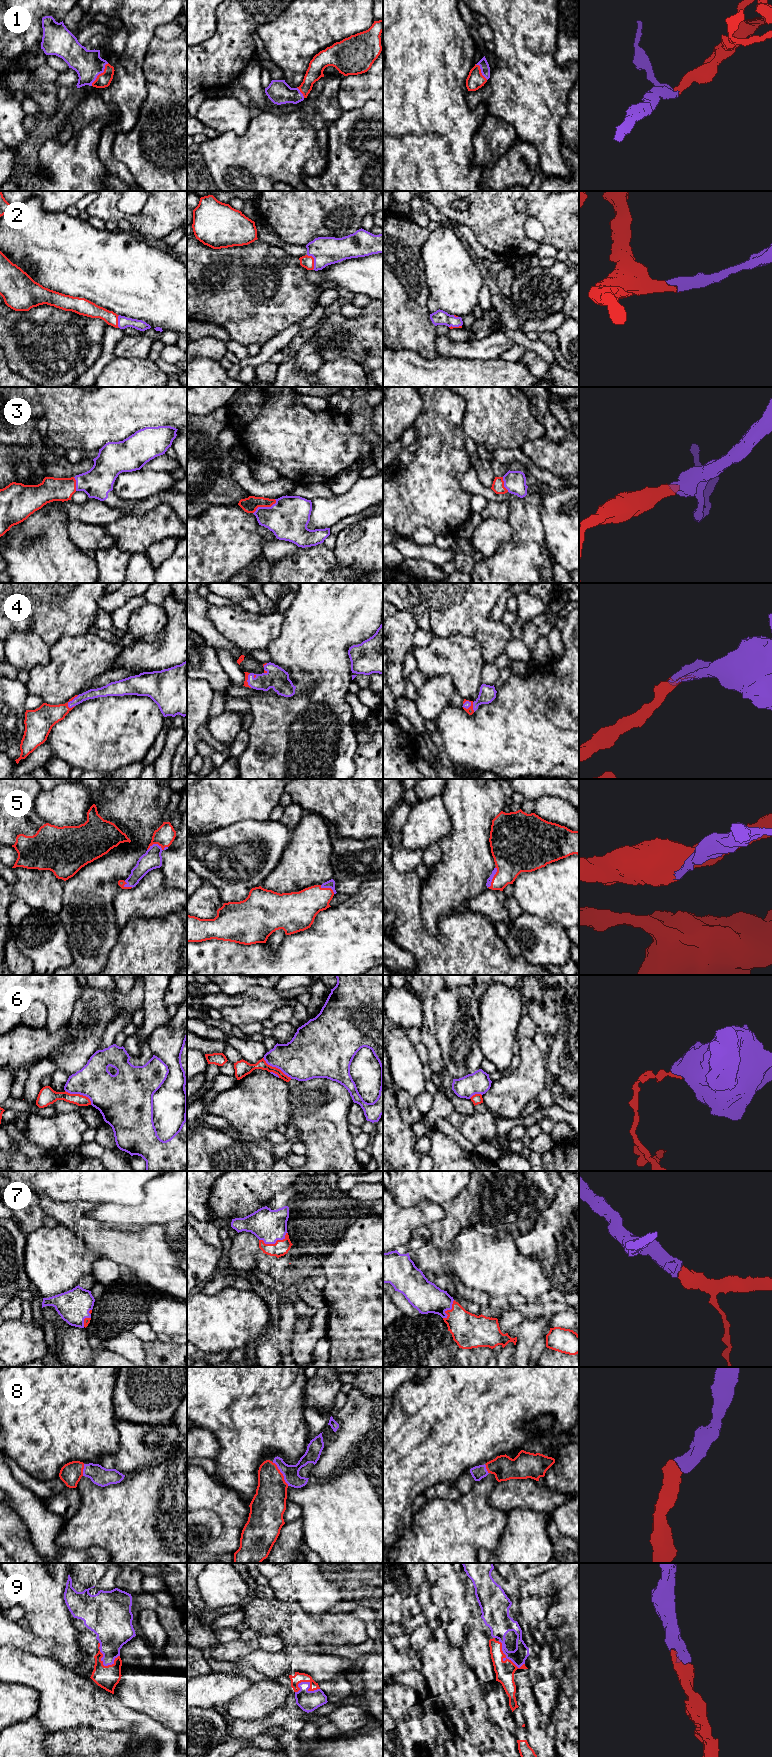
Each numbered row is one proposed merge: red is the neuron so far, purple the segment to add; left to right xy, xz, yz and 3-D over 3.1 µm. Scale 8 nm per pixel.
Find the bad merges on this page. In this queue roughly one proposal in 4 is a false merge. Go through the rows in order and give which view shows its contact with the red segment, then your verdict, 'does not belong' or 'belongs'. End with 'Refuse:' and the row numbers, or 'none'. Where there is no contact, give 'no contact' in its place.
1: xy | belongs
2: xz | belongs
3: xz | belongs
4: xy | belongs
5: xy | belongs
6: xy | does not belong
7: xz | belongs
8: xz | belongs
9: yz | belongs
Refuse: 6

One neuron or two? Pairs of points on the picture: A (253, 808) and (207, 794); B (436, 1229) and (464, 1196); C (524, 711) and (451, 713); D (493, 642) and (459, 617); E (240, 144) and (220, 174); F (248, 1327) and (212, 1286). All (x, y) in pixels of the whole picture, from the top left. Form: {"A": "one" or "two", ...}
{"A": "one", "B": "one", "C": "one", "D": "one", "E": "one", "F": "two"}

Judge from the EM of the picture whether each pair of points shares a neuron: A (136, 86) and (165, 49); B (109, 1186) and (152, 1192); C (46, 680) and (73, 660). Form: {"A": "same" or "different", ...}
{"A": "different", "B": "different", "C": "same"}

